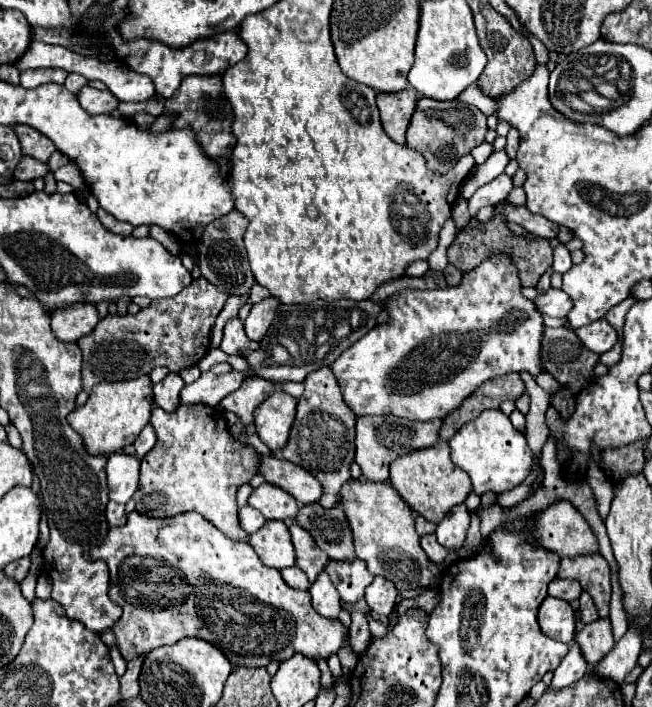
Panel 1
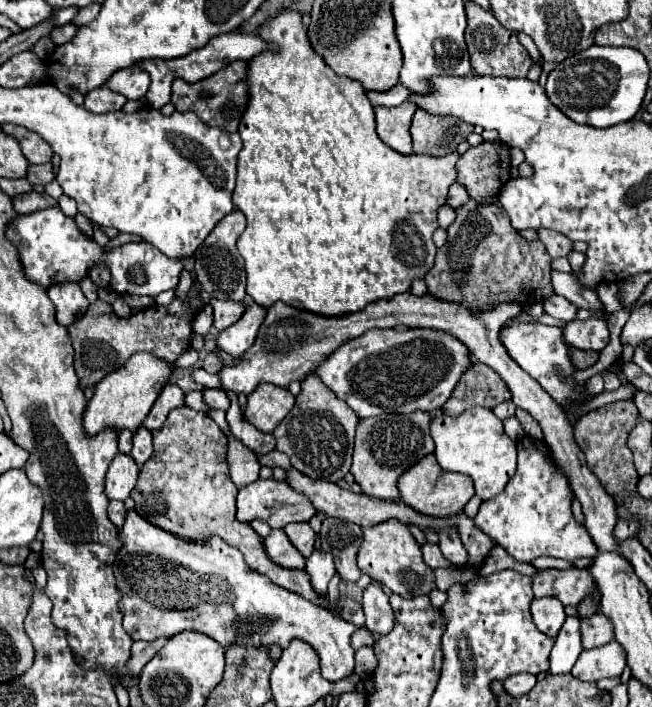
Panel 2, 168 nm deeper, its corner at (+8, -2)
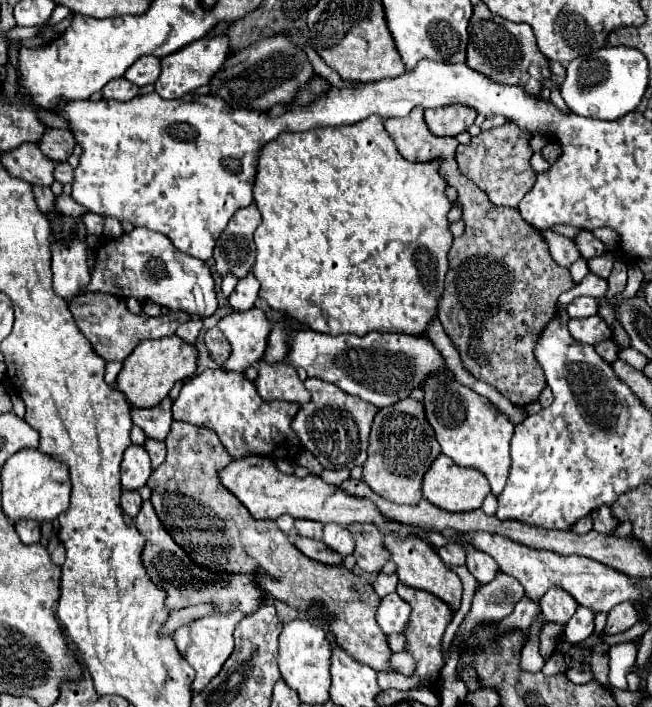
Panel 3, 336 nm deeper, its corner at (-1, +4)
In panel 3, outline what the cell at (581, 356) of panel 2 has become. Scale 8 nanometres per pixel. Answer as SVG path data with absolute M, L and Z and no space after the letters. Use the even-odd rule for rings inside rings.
M607 339L607 341L603 341L603 343L597 343L597 345L595 345L595 351L597 351L607 363L613 363L613 361L617 359L619 347L617 347L611 339Z

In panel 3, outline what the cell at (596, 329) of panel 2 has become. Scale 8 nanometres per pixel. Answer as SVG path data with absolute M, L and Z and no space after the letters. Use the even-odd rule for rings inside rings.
M593 315L587 319L571 319L569 321L569 333L577 341L587 343L587 345L597 345L597 343L611 337L609 325L599 315Z

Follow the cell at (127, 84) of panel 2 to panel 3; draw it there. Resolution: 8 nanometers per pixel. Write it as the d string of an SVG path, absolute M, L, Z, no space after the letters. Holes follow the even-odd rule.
M147 55L147 57L137 59L137 61L127 69L125 79L131 81L131 83L135 83L135 85L139 85L139 87L143 87L143 85L155 83L157 77L159 77L159 73L161 73L159 59Z

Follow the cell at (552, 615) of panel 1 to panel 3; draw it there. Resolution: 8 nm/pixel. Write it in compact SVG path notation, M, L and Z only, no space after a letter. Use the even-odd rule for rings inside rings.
M557 587L549 589L541 599L543 617L547 621L555 621L559 625L565 625L577 611L577 607L579 607L579 603L575 603L575 599L571 599L571 595L567 595L567 591L557 589Z

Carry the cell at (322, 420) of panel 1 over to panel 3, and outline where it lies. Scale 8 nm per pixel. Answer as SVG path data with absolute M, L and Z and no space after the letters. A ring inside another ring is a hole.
M307 379L305 387L311 393L311 401L299 409L291 423L301 445L309 449L325 469L353 469L363 465L377 407L339 391L335 383L327 383L323 379Z

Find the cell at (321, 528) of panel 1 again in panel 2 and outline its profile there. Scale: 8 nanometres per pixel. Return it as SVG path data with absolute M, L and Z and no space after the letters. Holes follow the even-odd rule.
M326 517L322 521L320 547L334 553L336 571L344 581L358 581L362 571L356 565L356 555L362 545L362 527L350 521L338 521Z

